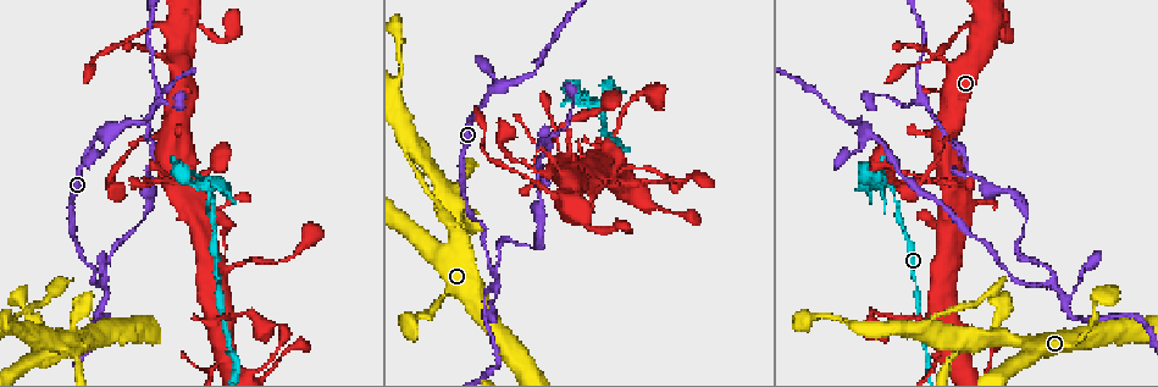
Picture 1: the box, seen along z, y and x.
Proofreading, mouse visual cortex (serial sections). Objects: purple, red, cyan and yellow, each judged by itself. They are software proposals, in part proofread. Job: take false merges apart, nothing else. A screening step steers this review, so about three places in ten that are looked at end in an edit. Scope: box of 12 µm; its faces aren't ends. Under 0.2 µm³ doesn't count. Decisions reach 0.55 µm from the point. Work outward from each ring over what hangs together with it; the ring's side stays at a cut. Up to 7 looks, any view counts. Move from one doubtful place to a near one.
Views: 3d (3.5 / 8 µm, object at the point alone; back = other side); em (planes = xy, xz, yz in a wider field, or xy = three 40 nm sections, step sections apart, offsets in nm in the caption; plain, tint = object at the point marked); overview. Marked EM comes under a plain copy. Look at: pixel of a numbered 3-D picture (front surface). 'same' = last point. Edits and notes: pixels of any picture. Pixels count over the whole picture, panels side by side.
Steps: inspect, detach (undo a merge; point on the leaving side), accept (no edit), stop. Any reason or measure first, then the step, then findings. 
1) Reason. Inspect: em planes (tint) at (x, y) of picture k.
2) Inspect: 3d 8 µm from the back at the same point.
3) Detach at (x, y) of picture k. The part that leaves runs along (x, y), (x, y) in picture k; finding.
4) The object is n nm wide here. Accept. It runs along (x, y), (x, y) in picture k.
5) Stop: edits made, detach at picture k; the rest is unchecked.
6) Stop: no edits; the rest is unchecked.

Inspect: 3d 8 µm from the back at (491, 271) of picture 1.

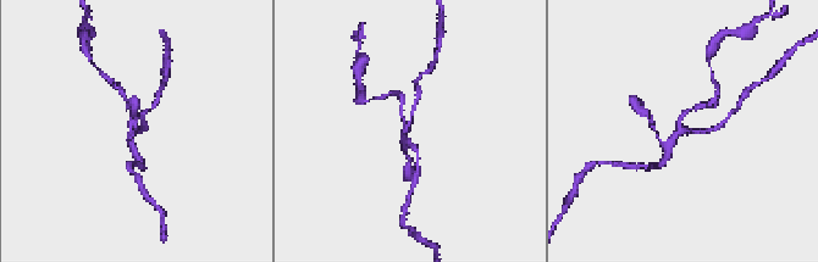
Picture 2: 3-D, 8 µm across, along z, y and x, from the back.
Inspect: 3d 3.5 µm at (406, 128) of picture 2.

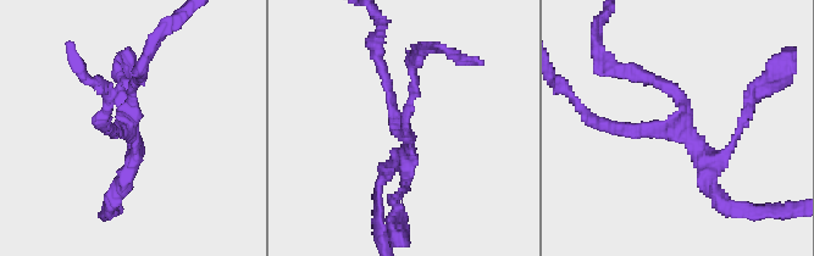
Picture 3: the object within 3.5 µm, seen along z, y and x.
3 arms meet here; the arms are 150, 150, 250 nm wide; need the tissue. Inspect: em xy step 5 (tint) at (678, 122) of picture 3.

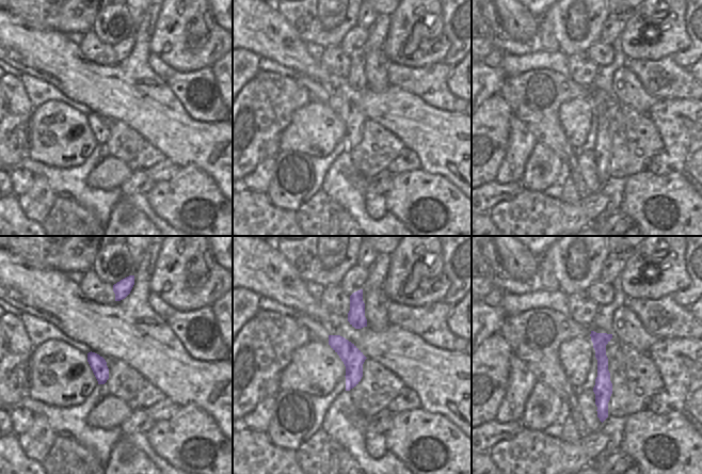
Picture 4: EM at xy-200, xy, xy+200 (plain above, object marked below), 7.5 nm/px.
The object is 160 nm wide here. Accept. It runs along (593, 334), (602, 358), (602, 417) in picture 4; one cell here.

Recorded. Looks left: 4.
Small branch off a trunk. Inspect: 3d 8 µm at (951, 174) of picture 1.

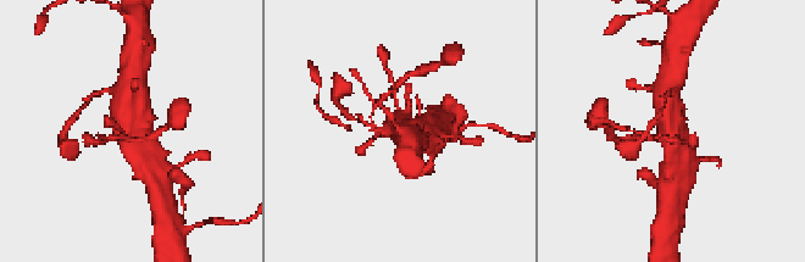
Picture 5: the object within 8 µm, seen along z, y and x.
Closer look. Inspect: 3d 3.5 µm at (128, 129) of picture 5.

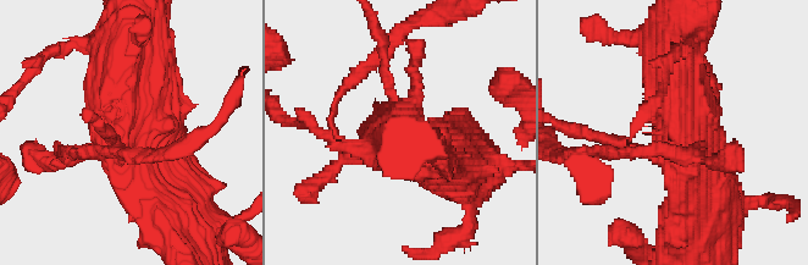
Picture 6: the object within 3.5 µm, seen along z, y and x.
Now the EM. Inspect: em xy step 2 (tint) at (682, 135) of picture 6.

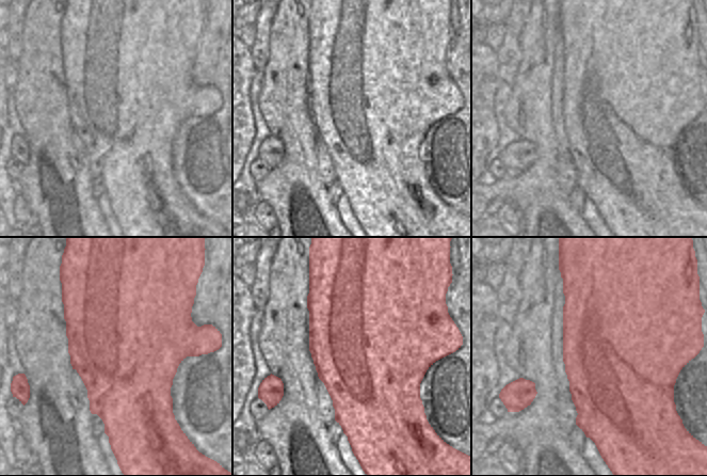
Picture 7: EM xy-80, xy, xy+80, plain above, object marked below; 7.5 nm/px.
Accept. It runs along (126, 36), (119, 92), (160, 178) in picture 6; all the same cell.

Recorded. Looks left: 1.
Stop: no edits; the rest is unchecked.

